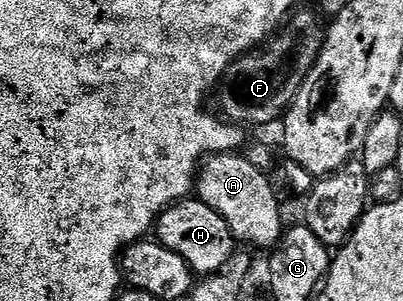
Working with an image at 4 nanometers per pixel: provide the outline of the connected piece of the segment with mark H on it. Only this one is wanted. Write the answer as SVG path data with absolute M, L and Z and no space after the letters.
M186 197L165 209L156 221L155 239L171 249L171 253L179 253L190 271L201 277L222 271L235 254L235 240L227 221L196 197Z

